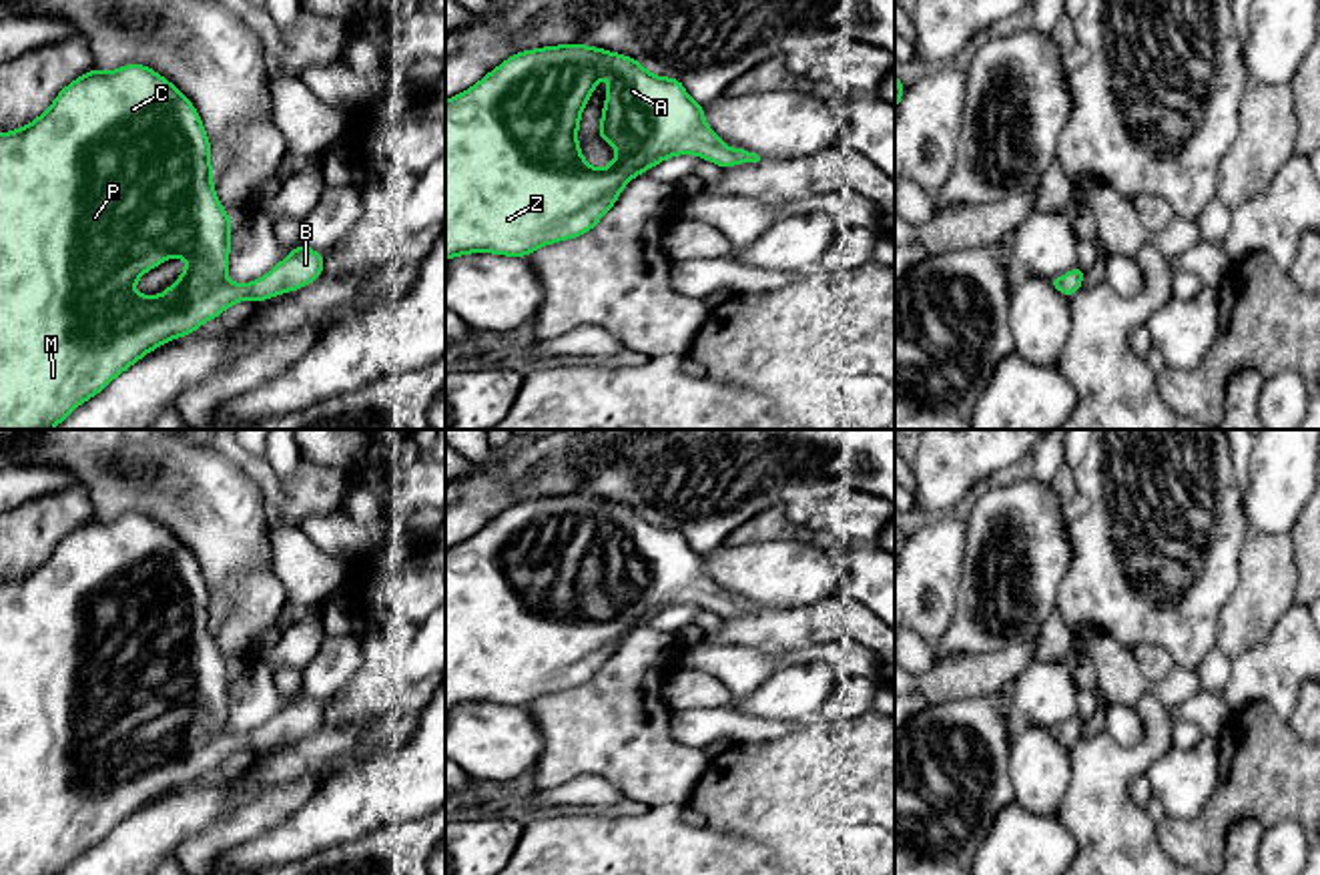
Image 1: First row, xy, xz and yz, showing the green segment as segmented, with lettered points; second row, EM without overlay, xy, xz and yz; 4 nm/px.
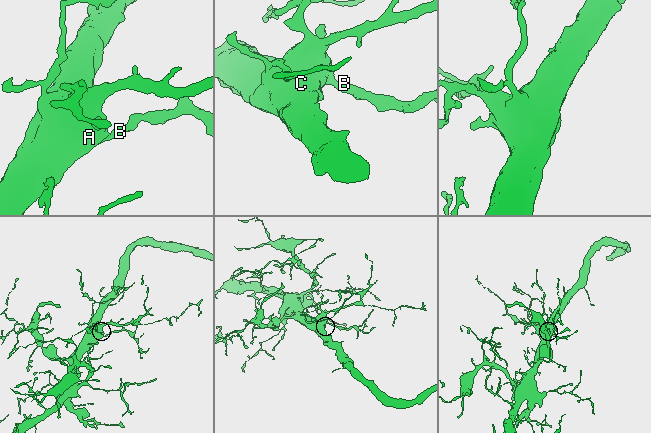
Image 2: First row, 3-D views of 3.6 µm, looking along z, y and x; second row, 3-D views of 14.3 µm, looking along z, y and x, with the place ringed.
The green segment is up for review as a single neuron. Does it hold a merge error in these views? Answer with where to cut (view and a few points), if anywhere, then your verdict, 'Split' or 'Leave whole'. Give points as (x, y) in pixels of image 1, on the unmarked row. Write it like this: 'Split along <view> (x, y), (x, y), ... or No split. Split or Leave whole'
No split. Leave whole

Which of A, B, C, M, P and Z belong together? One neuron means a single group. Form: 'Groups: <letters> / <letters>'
Groups: A B C M P Z

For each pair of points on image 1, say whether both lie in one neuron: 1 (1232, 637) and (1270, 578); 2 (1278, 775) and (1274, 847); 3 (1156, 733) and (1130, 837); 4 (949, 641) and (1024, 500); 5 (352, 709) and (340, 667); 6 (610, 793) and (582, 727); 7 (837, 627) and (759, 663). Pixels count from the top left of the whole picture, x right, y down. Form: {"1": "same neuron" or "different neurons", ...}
{"1": "same neuron", "2": "different neurons", "3": "same neuron", "4": "same neuron", "5": "different neurons", "6": "different neurons", "7": "different neurons"}

